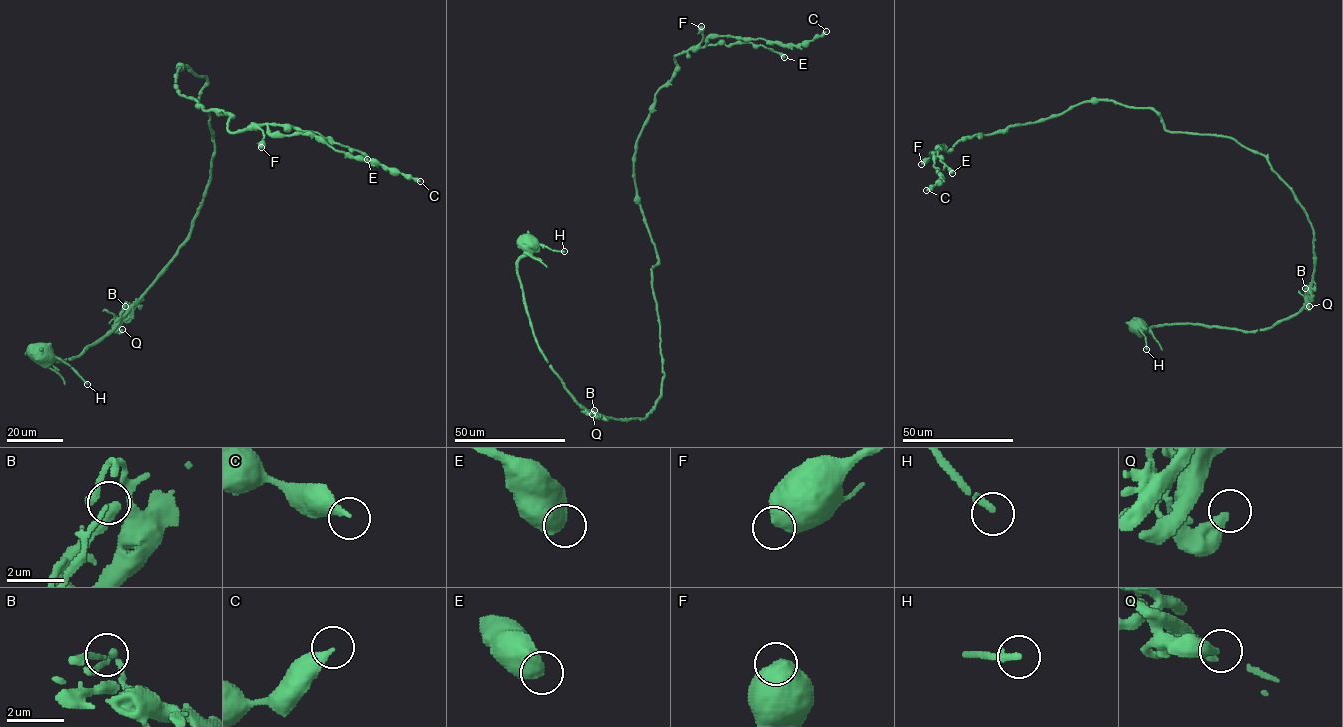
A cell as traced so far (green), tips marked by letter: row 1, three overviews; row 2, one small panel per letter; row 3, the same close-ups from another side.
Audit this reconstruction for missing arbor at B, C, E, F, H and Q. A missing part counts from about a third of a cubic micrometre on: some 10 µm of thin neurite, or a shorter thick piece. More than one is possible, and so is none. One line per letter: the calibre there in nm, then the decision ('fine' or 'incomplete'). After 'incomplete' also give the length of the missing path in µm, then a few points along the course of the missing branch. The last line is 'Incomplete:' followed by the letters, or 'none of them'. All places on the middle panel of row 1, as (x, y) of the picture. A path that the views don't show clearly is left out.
B: calibre 150 nm; fine
C: calibre 320 nm; fine
E: calibre 650 nm; fine
F: calibre 650 nm; fine
H: calibre 260 nm; fine
Q: calibre 340 nm; fine
Incomplete: none of them

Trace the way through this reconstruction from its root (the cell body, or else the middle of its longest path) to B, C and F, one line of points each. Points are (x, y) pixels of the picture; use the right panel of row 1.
B: (1141, 327), (1199, 324), (1243, 331), (1266, 329), (1300, 310), (1305, 303), (1305, 288)
C: (1141, 327), (1256, 331), (1304, 306), (1312, 226), (1265, 156), (1092, 100), (941, 145), (926, 190)
F: (1141, 327), (1256, 331), (1304, 306), (1312, 226), (1265, 156), (1092, 100), (921, 164)

